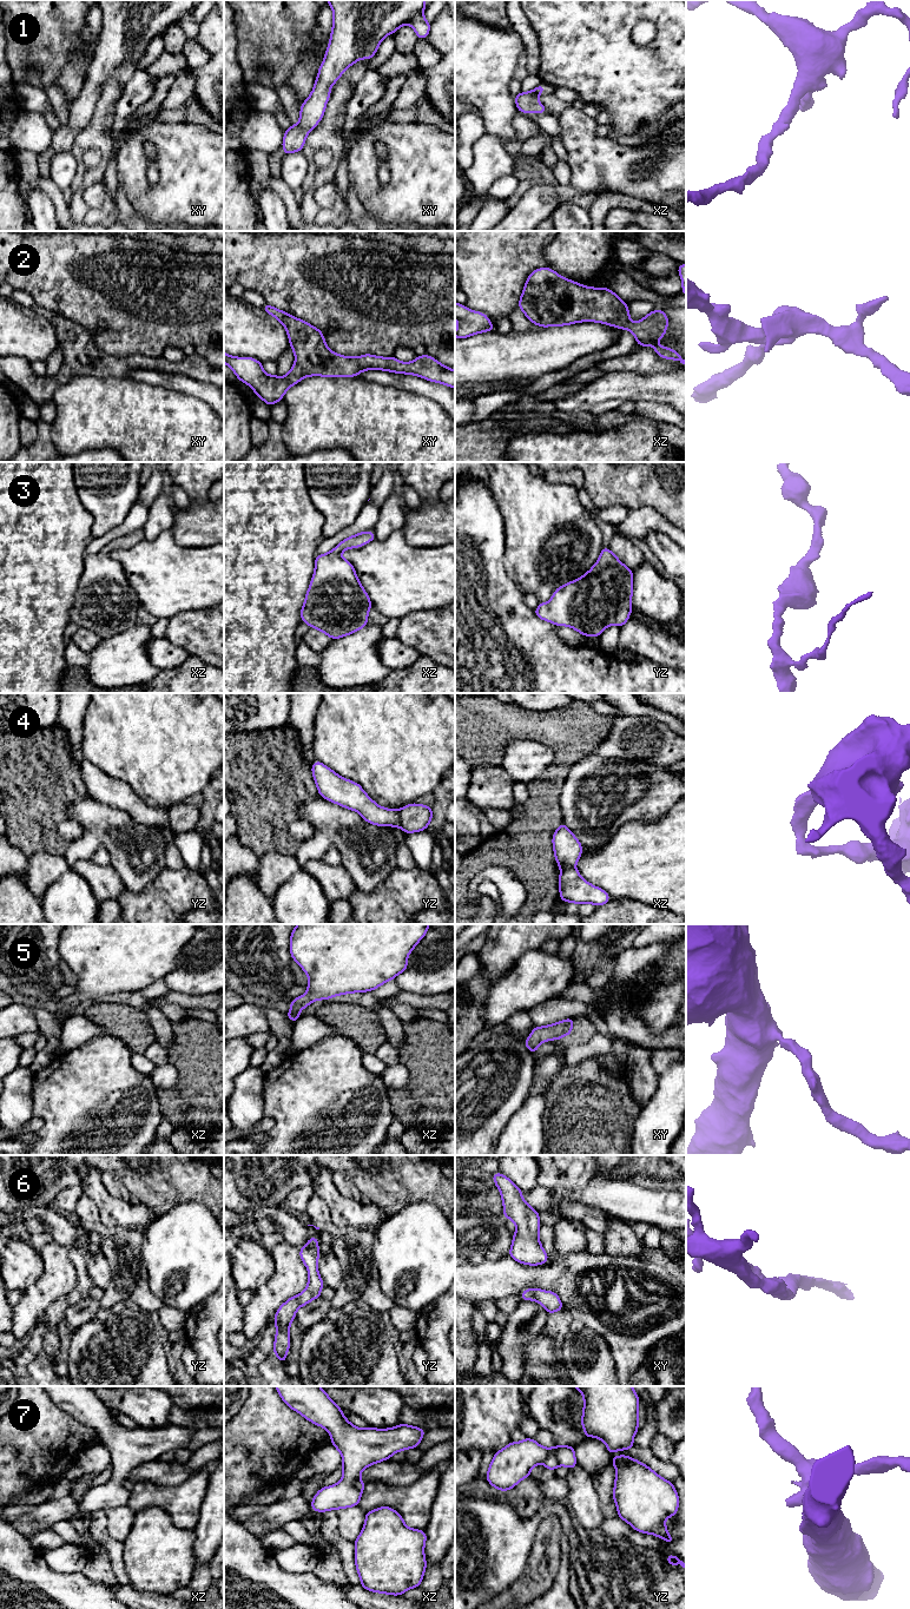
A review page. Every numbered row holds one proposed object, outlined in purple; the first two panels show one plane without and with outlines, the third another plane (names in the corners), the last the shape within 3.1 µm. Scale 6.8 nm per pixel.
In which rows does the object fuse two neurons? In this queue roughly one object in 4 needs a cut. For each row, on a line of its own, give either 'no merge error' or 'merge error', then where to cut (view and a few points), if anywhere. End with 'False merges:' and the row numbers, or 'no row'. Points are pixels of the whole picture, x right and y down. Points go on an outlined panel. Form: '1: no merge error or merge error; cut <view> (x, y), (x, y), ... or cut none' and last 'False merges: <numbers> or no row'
1: no merge error; cut none
2: no merge error; cut none
3: no merge error; cut none
4: merge error; cut yz (397, 811), (401, 826)
5: no merge error; cut none
6: no merge error; cut none
7: merge error; cut yz (542, 1462), (553, 1453), (560, 1464)
False merges: 4, 7

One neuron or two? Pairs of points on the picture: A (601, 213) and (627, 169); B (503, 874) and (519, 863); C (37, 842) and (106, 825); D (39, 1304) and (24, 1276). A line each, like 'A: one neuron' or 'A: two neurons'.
A: two neurons
B: two neurons
C: two neurons
D: two neurons

